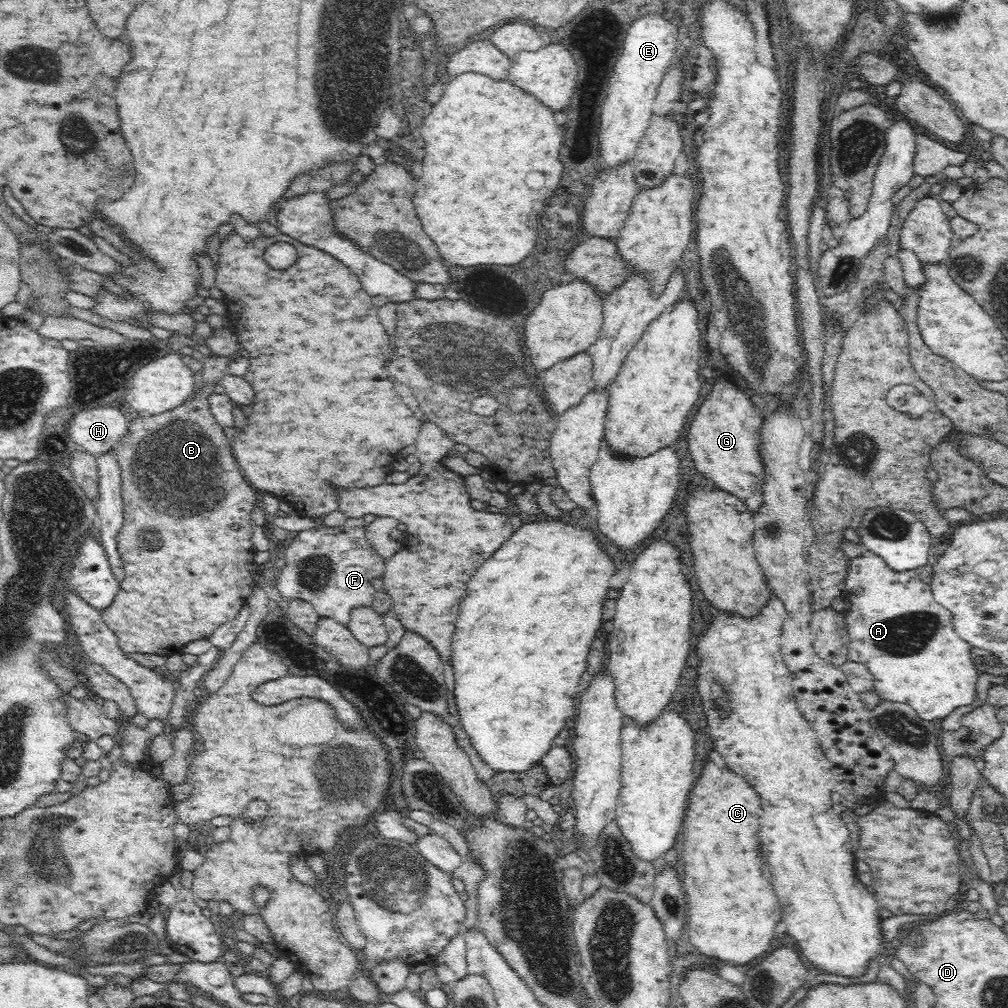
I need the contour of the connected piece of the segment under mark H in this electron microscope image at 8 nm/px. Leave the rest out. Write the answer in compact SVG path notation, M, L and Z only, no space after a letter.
M92 408L76 413L69 422L67 433L80 449L102 456L115 448L128 434L126 408Z

